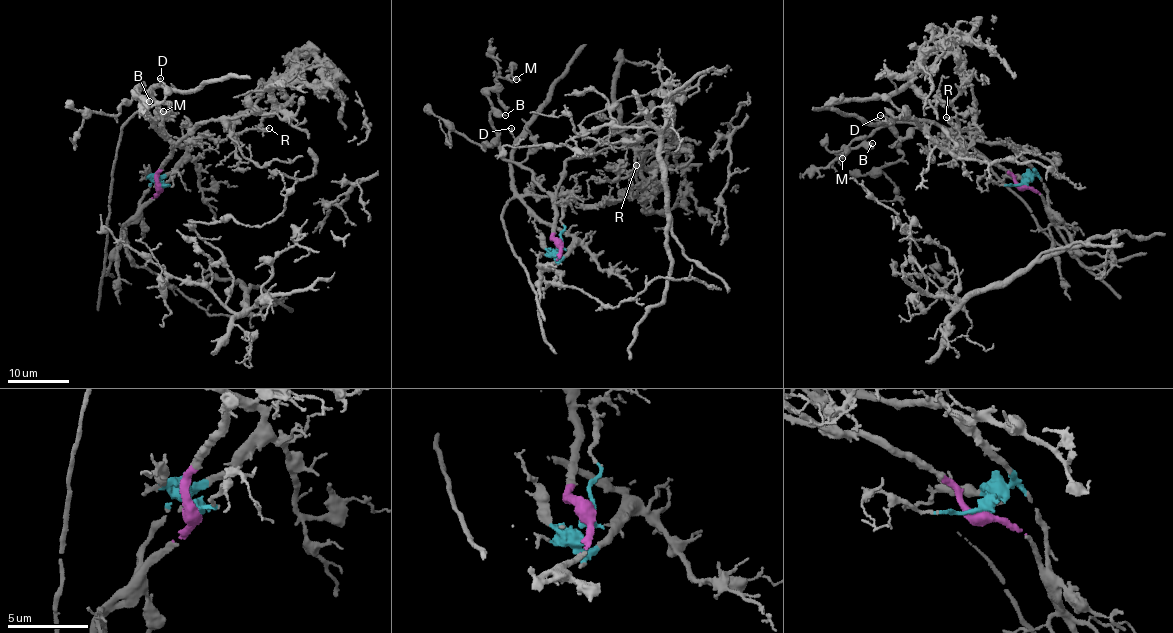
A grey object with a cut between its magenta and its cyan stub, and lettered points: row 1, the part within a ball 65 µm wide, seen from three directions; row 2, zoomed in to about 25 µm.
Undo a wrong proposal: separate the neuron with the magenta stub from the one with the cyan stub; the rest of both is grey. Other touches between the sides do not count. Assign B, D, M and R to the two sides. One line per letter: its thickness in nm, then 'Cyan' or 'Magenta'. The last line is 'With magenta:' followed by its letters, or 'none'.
B: Thickness 300 nm. Magenta
D: Thickness 160 nm. Cyan
M: Thickness 140 nm. Magenta
R: Thickness 160 nm. Cyan
With magenta: B, M

